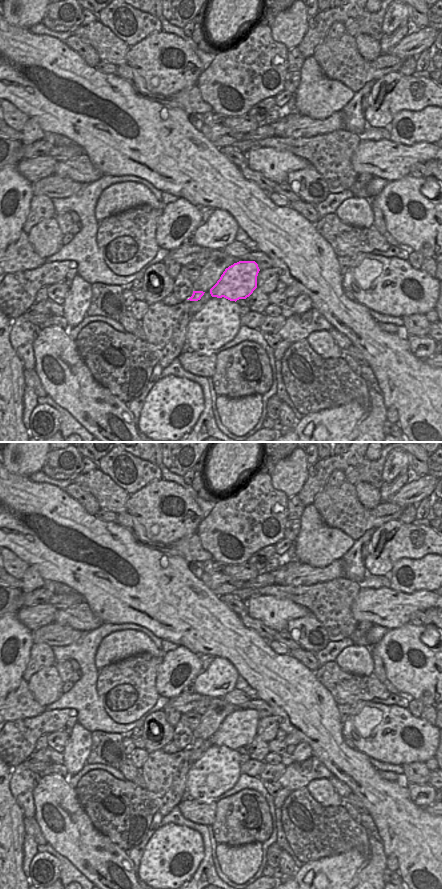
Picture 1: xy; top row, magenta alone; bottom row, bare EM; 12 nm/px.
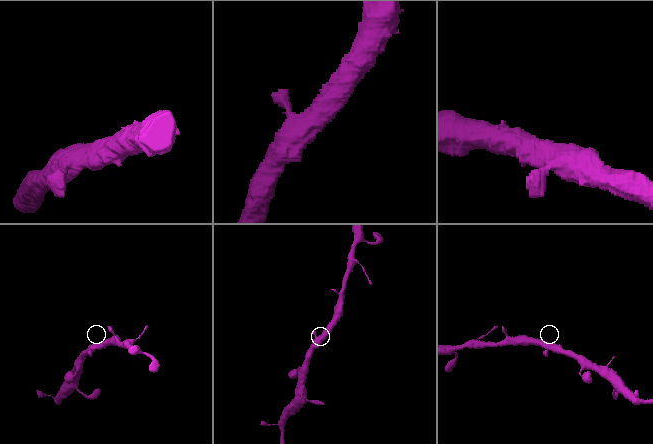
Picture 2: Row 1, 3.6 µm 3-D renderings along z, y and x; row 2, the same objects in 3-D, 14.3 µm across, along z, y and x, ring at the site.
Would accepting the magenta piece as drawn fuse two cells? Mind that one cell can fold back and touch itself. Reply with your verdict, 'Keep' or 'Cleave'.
Keep

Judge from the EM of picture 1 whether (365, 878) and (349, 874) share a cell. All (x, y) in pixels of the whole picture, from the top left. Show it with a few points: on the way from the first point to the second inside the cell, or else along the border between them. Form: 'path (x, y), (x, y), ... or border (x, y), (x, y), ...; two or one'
border (360, 870), (357, 878); two

